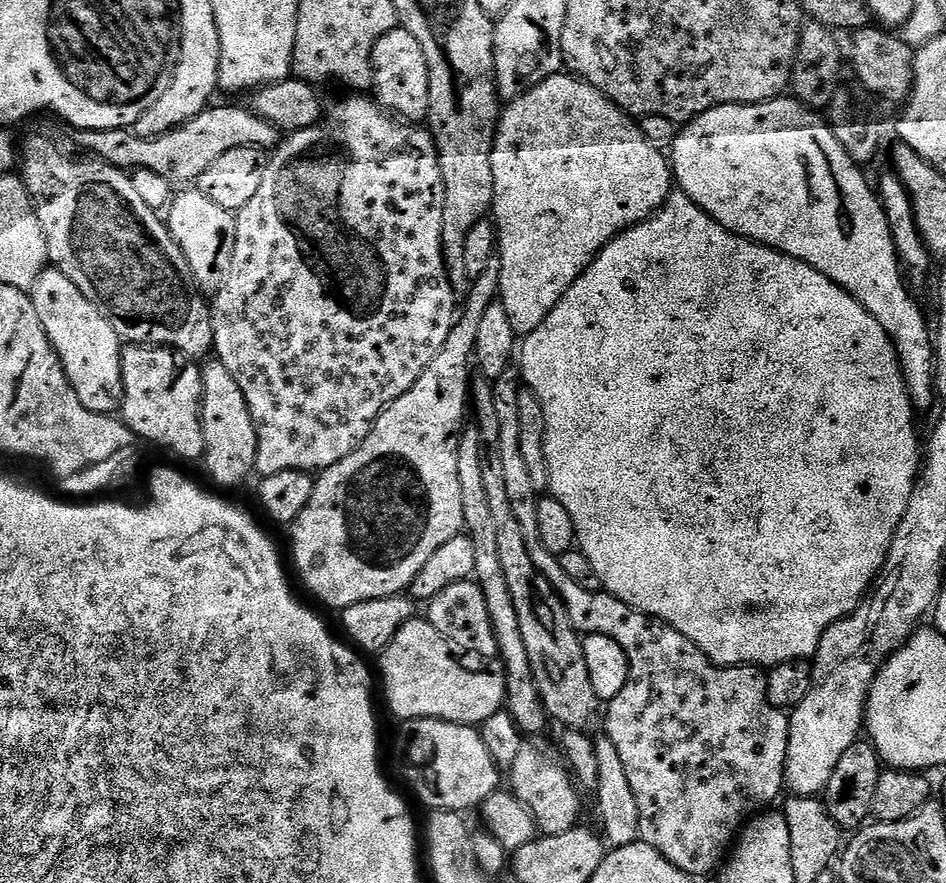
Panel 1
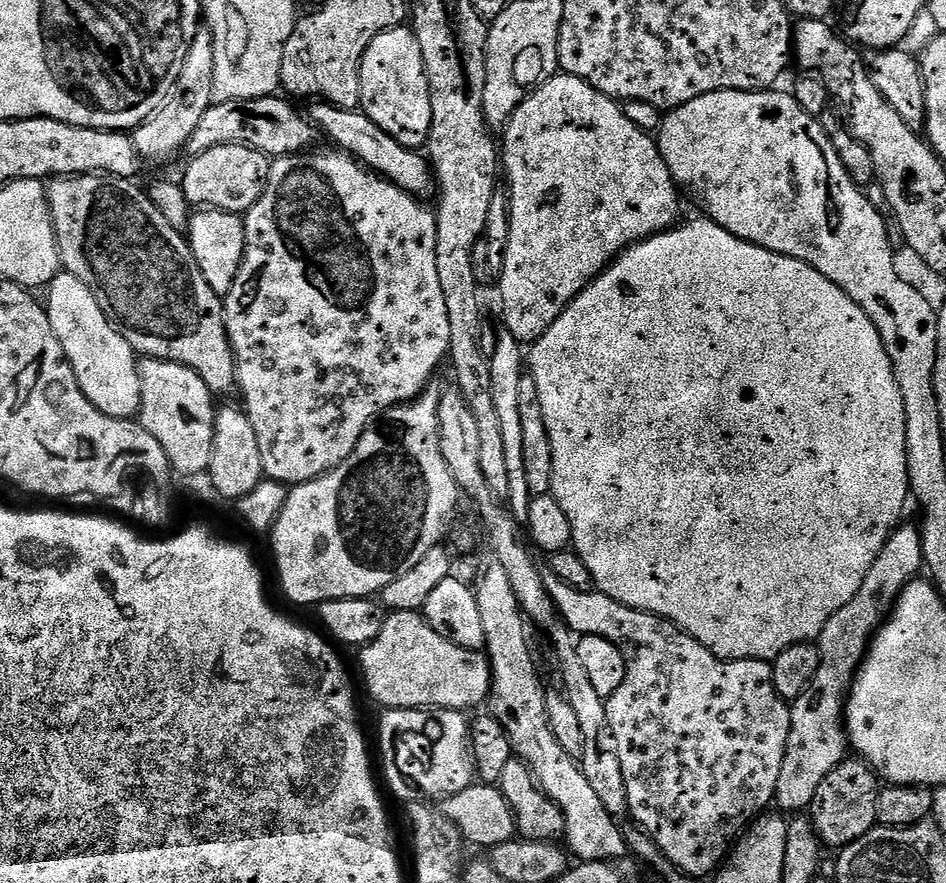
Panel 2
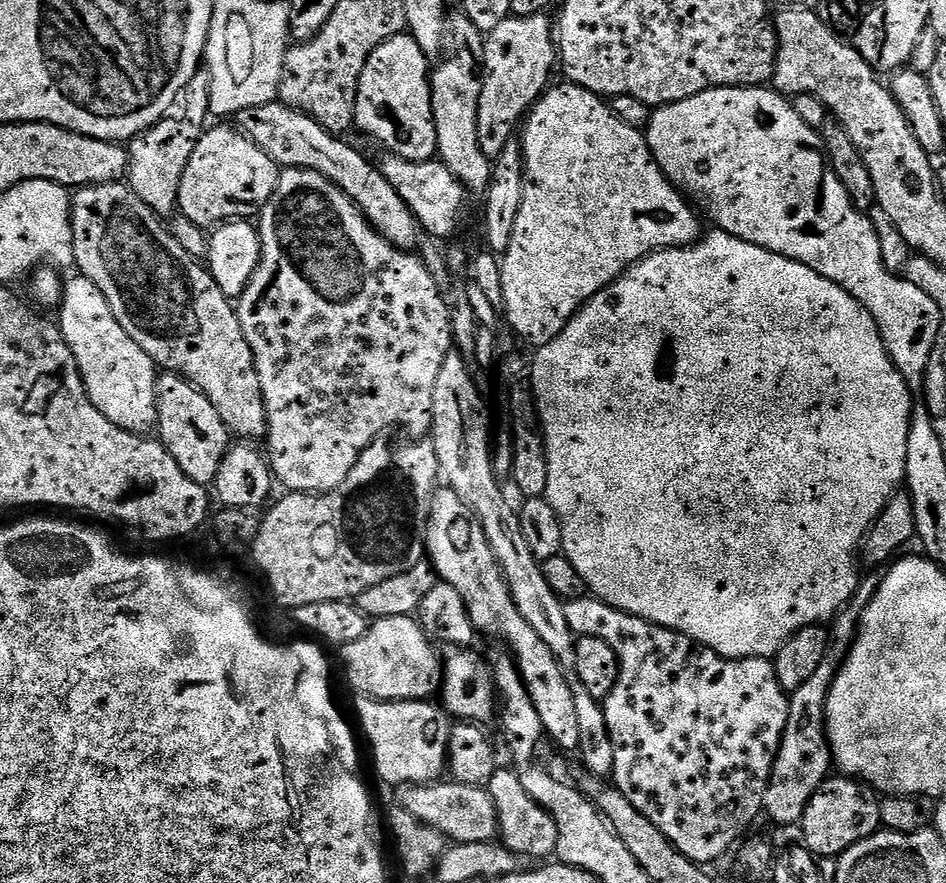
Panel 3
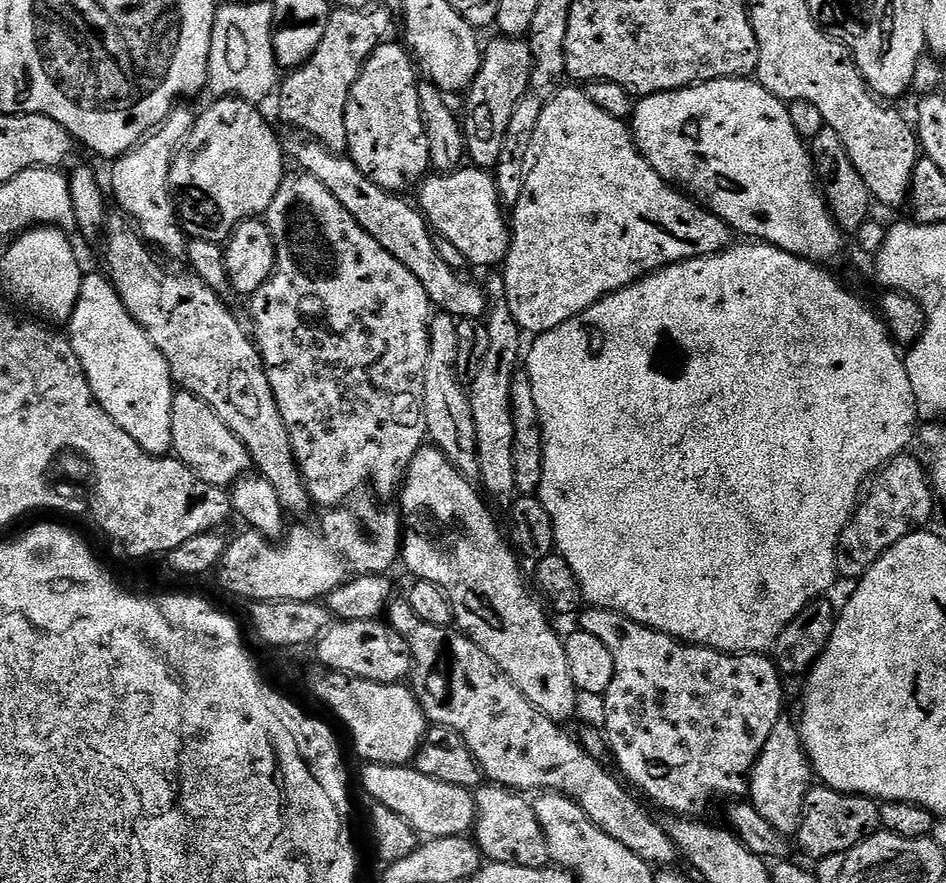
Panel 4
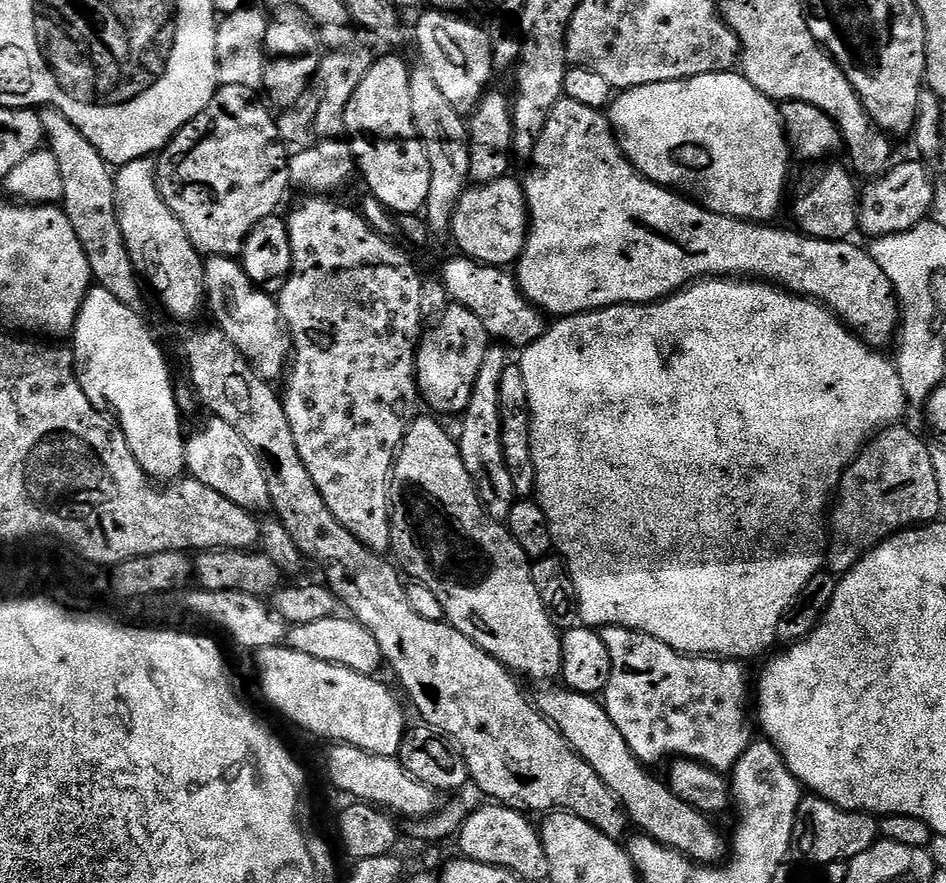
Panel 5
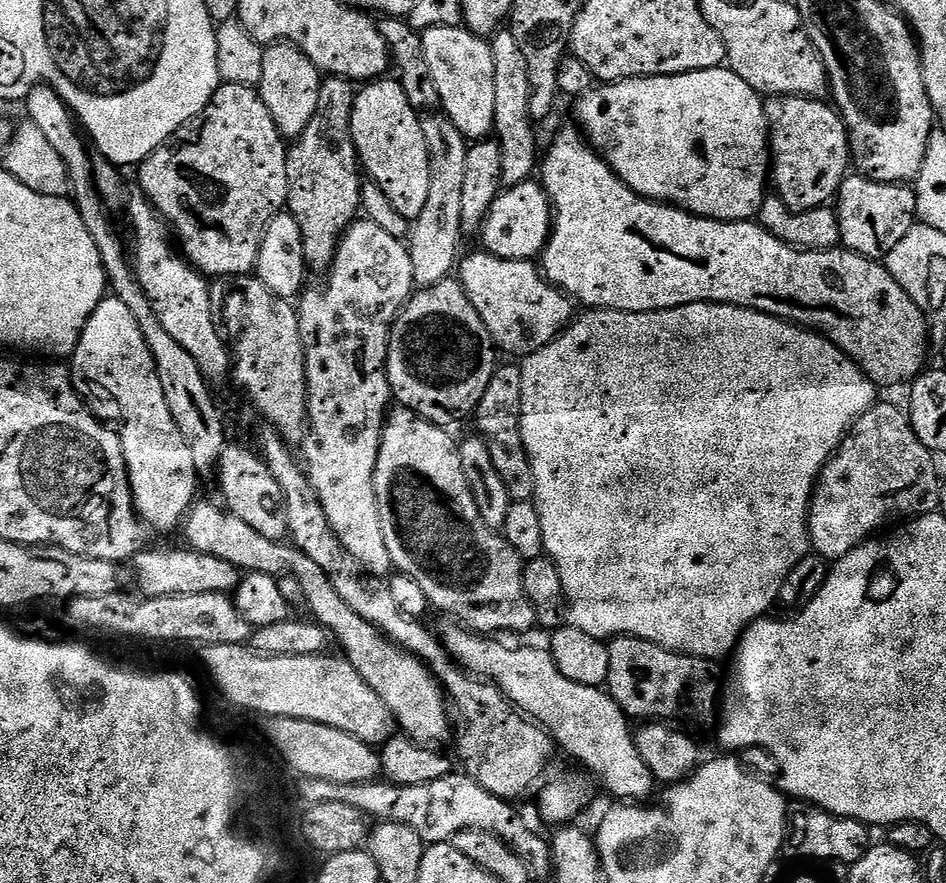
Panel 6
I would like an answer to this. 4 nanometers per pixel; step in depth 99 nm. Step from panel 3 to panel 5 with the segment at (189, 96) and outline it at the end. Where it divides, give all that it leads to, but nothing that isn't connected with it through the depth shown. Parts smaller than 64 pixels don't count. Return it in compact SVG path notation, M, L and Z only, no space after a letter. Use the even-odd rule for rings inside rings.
M143 156L134 162L126 162L115 169L114 175L118 226L122 226L122 238L126 242L130 262L136 267L136 275L160 295L161 306L174 319L194 319L206 304L205 257L196 249L194 242L190 242L186 226L178 222L174 210L166 206L156 181L156 160L152 156Z

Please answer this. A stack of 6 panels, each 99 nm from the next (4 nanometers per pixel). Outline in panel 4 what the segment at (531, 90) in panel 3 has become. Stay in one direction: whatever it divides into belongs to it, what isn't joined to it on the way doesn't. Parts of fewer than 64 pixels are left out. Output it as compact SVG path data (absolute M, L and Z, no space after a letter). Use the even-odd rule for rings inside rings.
M500 36L487 41L482 52L480 69L466 93L468 101L462 111L466 156L475 167L495 169L502 155L502 146L514 115L514 106L526 94L532 73L532 51L527 39Z

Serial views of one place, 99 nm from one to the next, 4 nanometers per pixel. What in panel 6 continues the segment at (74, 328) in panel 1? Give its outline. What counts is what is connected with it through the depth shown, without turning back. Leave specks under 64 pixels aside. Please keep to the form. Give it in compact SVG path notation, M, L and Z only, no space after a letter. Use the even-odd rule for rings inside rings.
M109 295L101 300L94 314L86 322L82 338L70 357L70 371L72 386L81 400L116 404L117 410L120 411L121 424L118 424L118 431L128 467L128 481L132 487L132 501L136 513L153 533L172 532L175 528L177 531L197 499L198 470L194 466L194 457L190 455L190 446L186 446L178 426L174 426L174 418L170 418L170 406L166 406L166 394L162 394L162 382L158 382L154 358L146 346L146 338L142 338L142 330L138 330L134 314L130 314L130 310L126 310L126 305L118 302L116 296Z

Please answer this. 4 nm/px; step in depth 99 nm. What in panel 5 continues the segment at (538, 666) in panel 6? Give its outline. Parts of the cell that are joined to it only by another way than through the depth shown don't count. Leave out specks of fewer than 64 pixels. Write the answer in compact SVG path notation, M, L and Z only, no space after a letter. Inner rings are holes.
M557 686L542 693L540 697L535 697L534 703L544 717L562 733L569 746L595 770L598 778L606 782L608 789L620 799L629 821L635 827L637 824L640 827L637 829L643 835L658 841L662 846L681 852L697 864L712 866L725 859L724 836L712 825L715 823L694 806L682 802L682 798L671 792L661 777L659 780L648 773L651 771L641 764L630 746L626 746L626 738L622 738L618 726L610 722L610 714L597 697Z

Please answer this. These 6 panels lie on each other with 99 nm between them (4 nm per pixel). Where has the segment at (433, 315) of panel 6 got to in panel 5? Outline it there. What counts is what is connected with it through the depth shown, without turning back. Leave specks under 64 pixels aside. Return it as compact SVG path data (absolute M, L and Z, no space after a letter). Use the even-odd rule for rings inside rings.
M449 303L440 320L423 333L420 343L416 345L416 387L419 395L436 412L456 412L463 414L468 409L470 394L474 382L478 382L478 370L490 347L490 337L486 326L478 322L470 310L461 304Z

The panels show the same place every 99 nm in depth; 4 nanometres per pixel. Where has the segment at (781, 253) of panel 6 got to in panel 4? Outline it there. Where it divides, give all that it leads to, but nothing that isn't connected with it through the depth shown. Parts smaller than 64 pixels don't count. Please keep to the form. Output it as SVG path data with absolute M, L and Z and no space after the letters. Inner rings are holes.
M571 86L561 88L550 106L542 110L525 189L510 212L510 231L512 244L502 265L506 298L510 314L528 334L560 328L605 296L644 279L649 272L684 260L712 256L726 244L724 221L667 184L636 149L629 125L610 118L606 110L598 110L587 91L579 92Z

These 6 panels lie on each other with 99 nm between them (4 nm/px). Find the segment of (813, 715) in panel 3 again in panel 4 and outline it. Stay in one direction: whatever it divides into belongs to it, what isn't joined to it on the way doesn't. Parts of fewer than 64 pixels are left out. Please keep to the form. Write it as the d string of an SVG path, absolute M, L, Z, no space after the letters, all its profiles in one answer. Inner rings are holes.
M781 718L770 738L766 738L766 746L762 746L762 754L756 759L750 777L750 803L766 822L770 822L770 826L787 838L800 829L804 799L814 784L812 765L804 752L797 721L788 719Z

